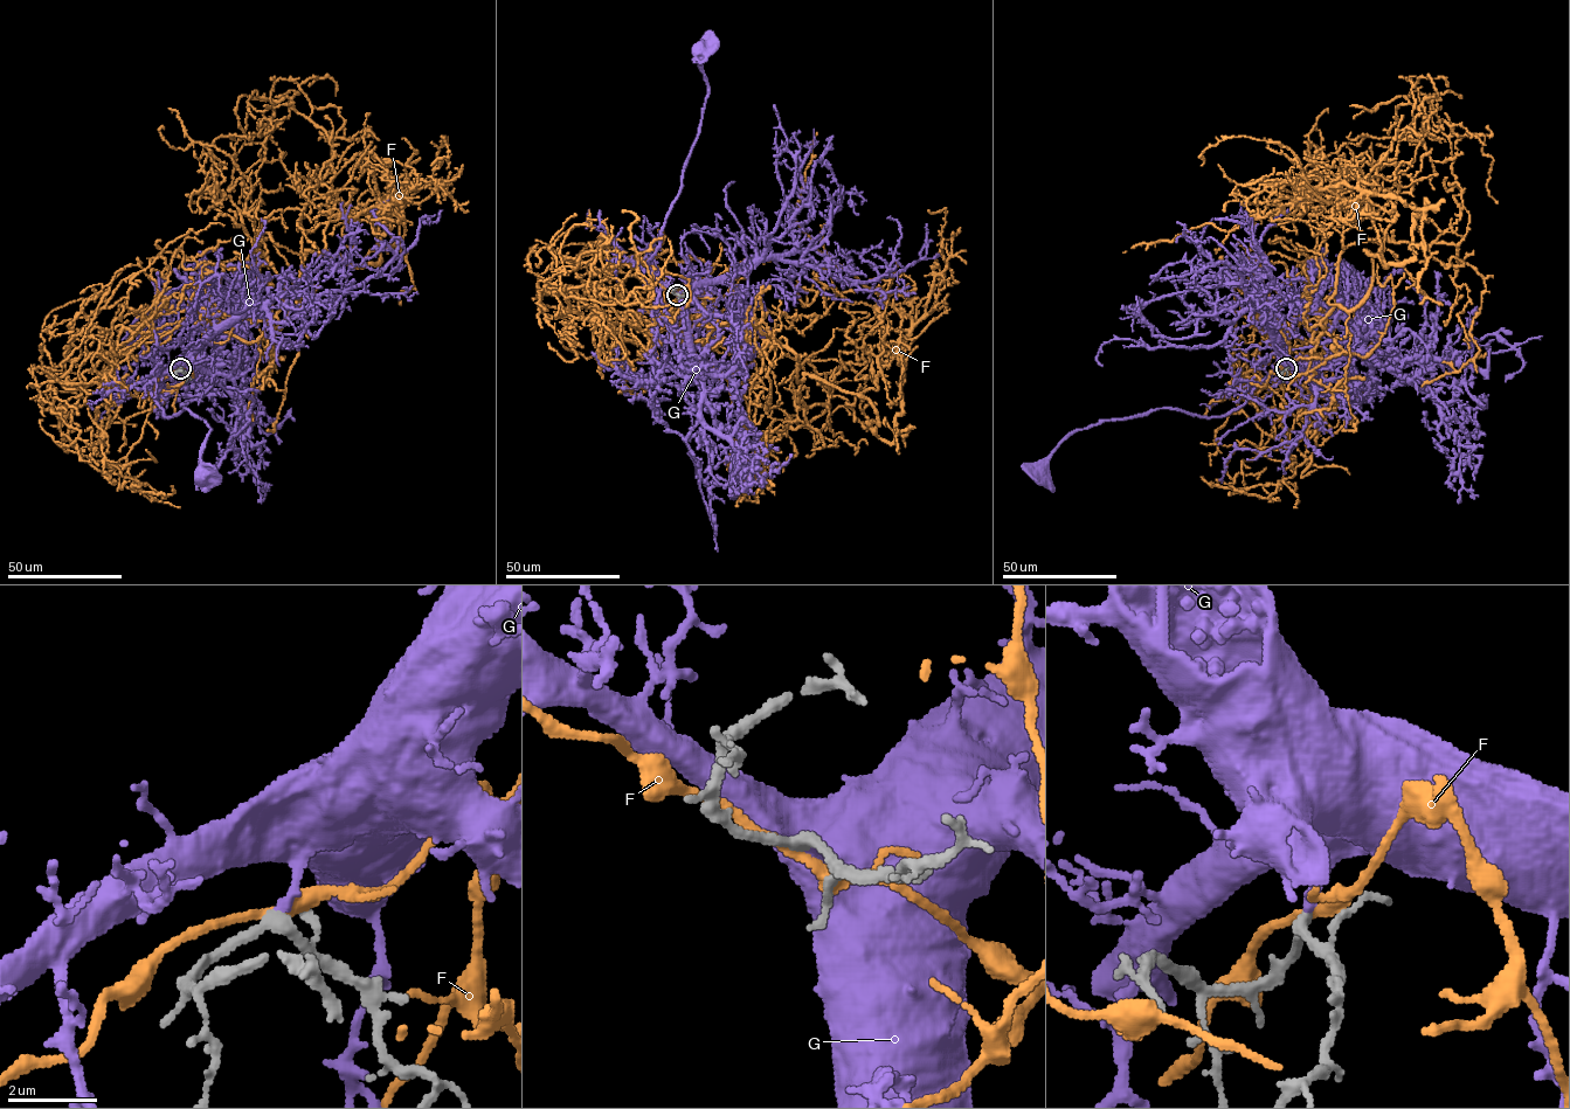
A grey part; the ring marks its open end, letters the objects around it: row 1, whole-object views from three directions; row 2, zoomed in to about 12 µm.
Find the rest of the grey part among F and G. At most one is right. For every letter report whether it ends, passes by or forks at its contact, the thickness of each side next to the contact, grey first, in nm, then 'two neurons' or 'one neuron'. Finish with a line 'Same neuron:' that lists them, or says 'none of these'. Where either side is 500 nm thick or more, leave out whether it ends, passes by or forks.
F: it passes by; 260 nm thick on the grey side, 190 nm on the other; two neurons
G: it ends there; 260 nm thick on the grey side, 220 nm on the other; one neuron
Same neuron: G

